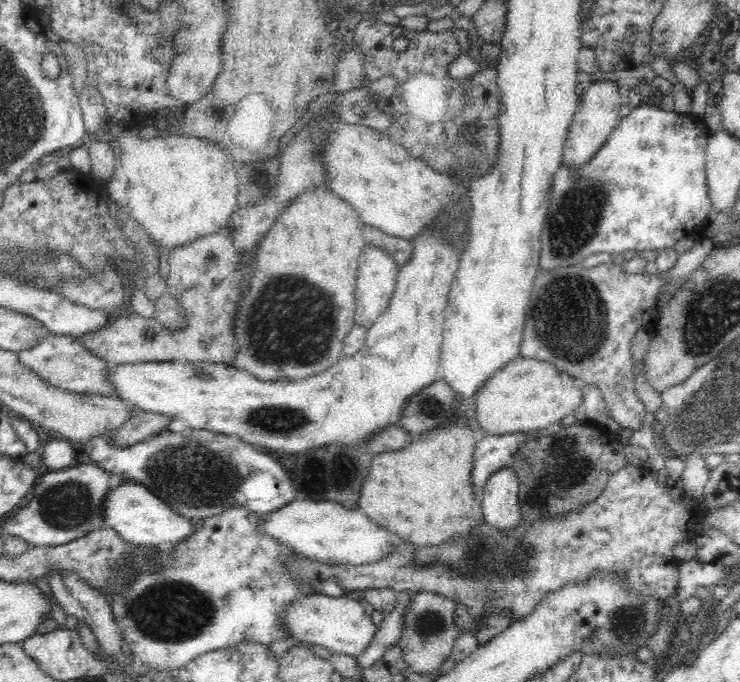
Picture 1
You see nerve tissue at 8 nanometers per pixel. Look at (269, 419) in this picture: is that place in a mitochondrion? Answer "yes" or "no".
yes

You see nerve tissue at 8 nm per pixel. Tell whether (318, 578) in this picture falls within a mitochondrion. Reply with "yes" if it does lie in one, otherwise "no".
no

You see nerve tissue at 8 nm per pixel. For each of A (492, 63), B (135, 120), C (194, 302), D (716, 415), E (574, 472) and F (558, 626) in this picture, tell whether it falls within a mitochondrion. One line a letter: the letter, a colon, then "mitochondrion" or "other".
A: other
B: other
C: other
D: mitochondrion
E: mitochondrion
F: other

